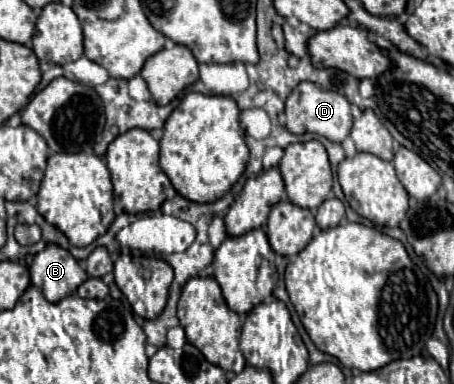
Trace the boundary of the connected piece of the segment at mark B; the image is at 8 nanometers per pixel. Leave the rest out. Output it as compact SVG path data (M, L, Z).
M47 243L47 247L35 255L29 273L31 283L39 287L51 303L71 295L87 279L77 259L55 243Z

